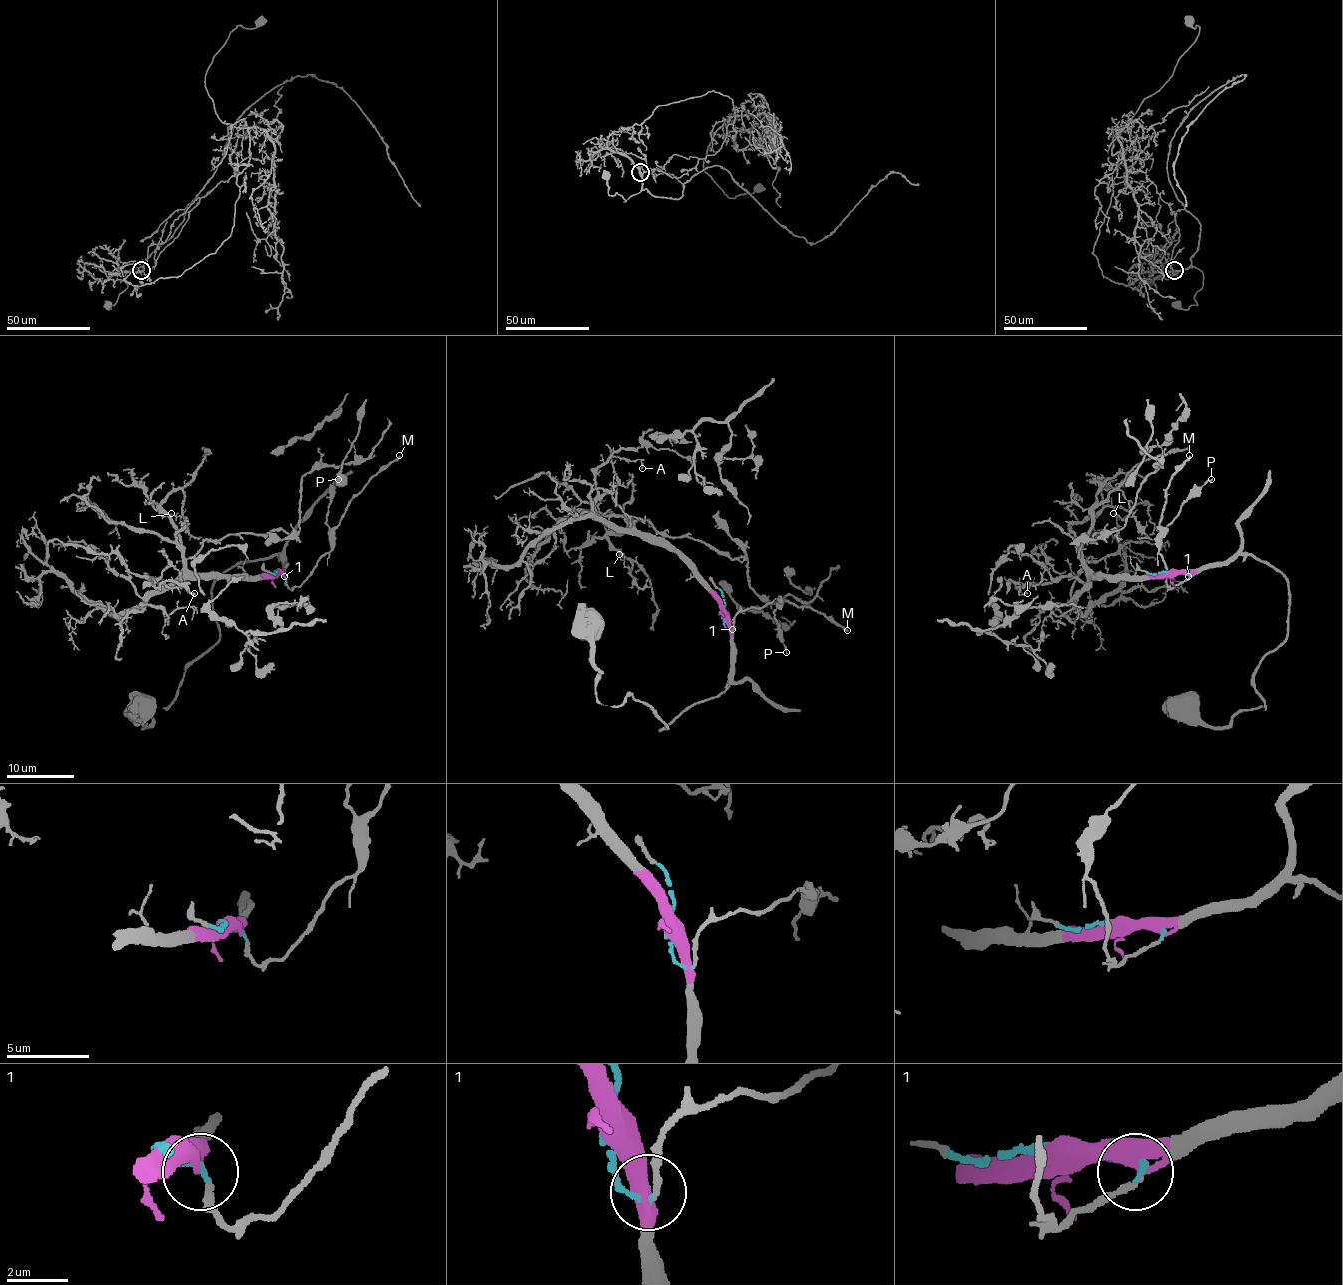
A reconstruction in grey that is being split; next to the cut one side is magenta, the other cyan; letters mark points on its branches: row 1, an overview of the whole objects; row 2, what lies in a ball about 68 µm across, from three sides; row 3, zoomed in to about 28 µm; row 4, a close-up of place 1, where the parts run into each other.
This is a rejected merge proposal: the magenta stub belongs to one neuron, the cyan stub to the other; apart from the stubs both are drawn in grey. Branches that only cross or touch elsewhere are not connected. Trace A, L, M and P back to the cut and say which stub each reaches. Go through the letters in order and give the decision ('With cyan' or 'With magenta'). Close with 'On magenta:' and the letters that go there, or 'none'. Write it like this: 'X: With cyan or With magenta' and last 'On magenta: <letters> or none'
A: With magenta
L: With magenta
M: With cyan
P: With cyan
On magenta: A, L

